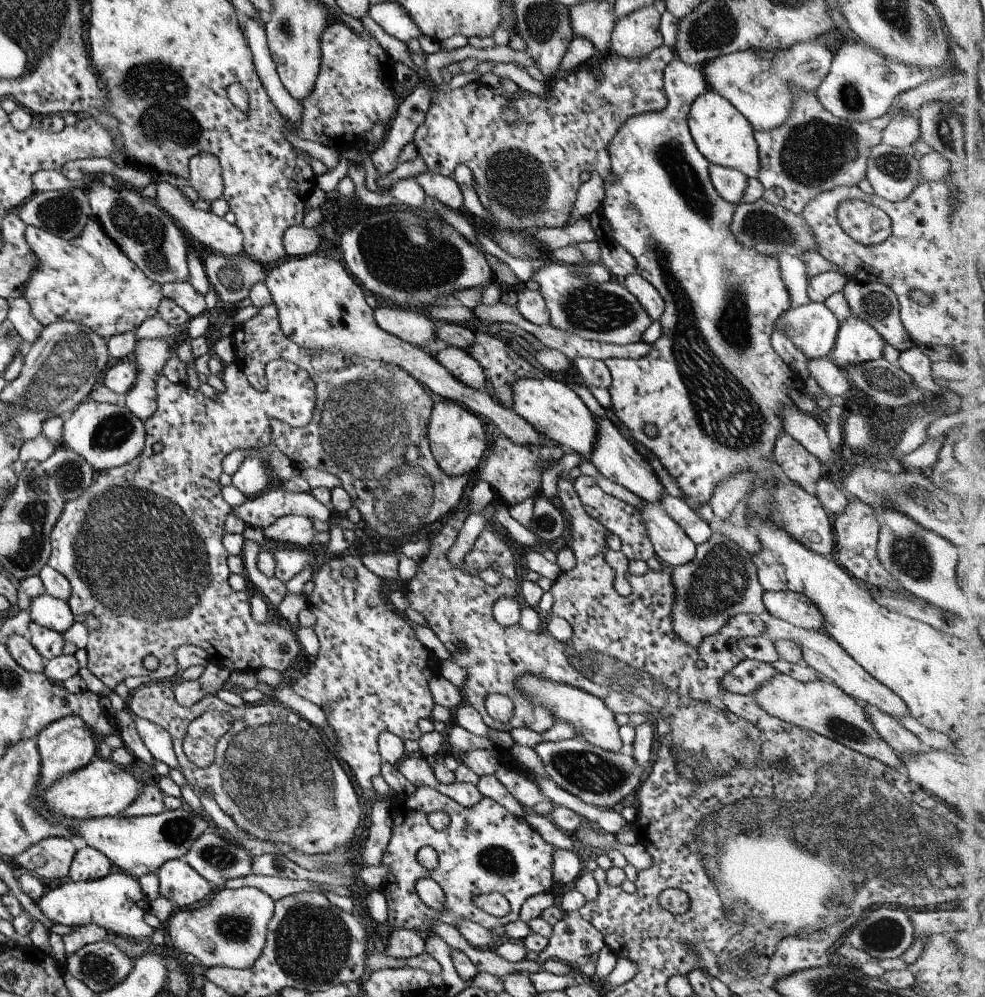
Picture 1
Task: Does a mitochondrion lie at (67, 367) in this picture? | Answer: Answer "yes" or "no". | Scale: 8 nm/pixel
yes

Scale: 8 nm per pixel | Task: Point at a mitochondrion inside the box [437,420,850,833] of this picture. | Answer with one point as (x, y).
(722, 580)

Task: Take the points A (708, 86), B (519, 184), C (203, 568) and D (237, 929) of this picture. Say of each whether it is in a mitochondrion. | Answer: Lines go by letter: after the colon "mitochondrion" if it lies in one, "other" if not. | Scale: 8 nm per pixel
A: other
B: mitochondrion
C: mitochondrion
D: mitochondrion

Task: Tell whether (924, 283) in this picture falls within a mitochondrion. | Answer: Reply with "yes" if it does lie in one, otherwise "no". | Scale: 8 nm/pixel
no

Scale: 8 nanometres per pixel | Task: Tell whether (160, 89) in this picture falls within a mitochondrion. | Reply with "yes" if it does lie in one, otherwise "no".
yes

